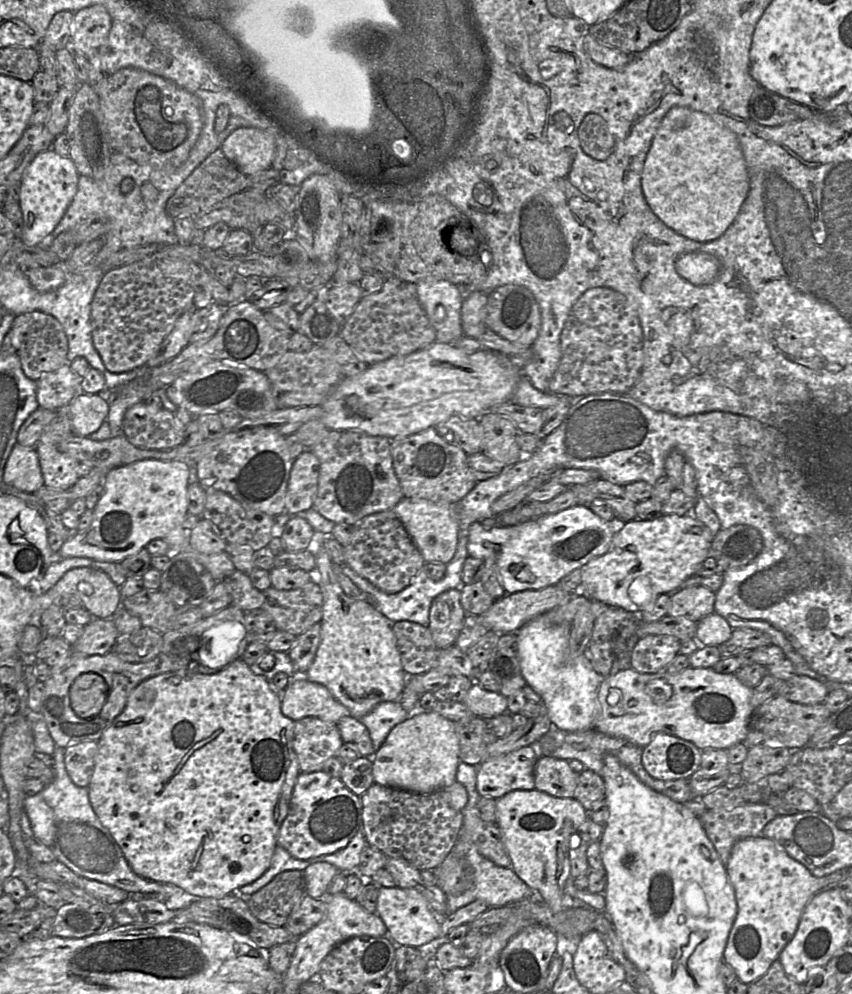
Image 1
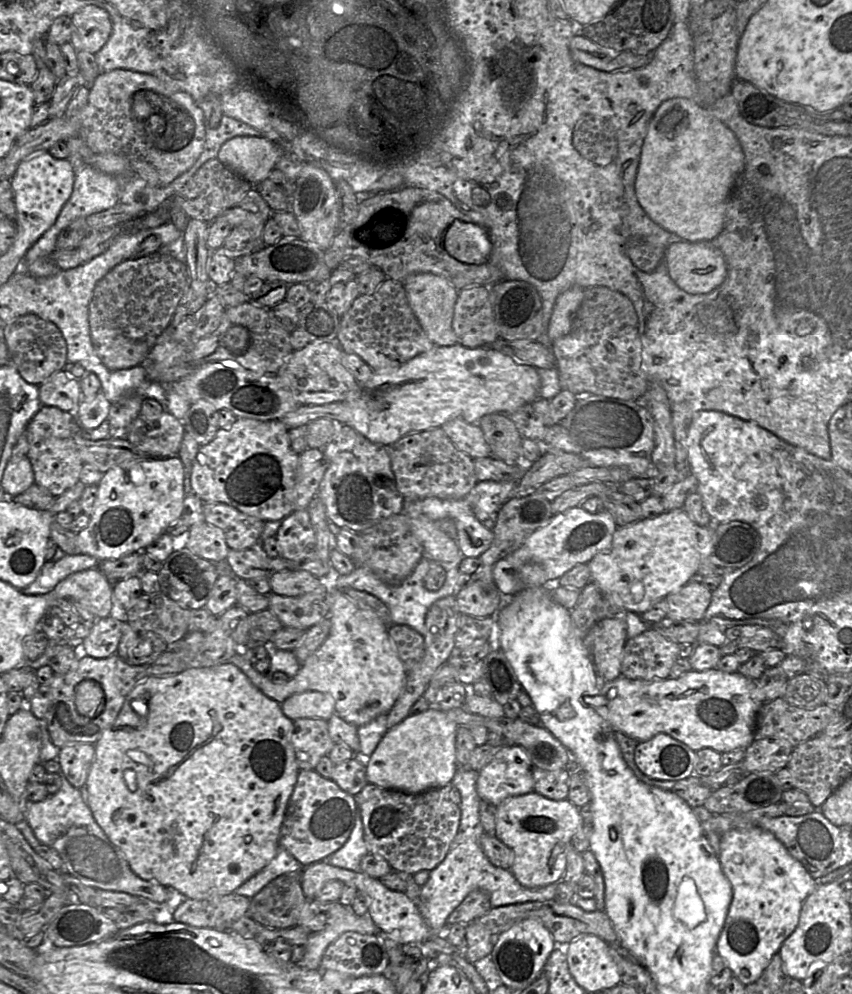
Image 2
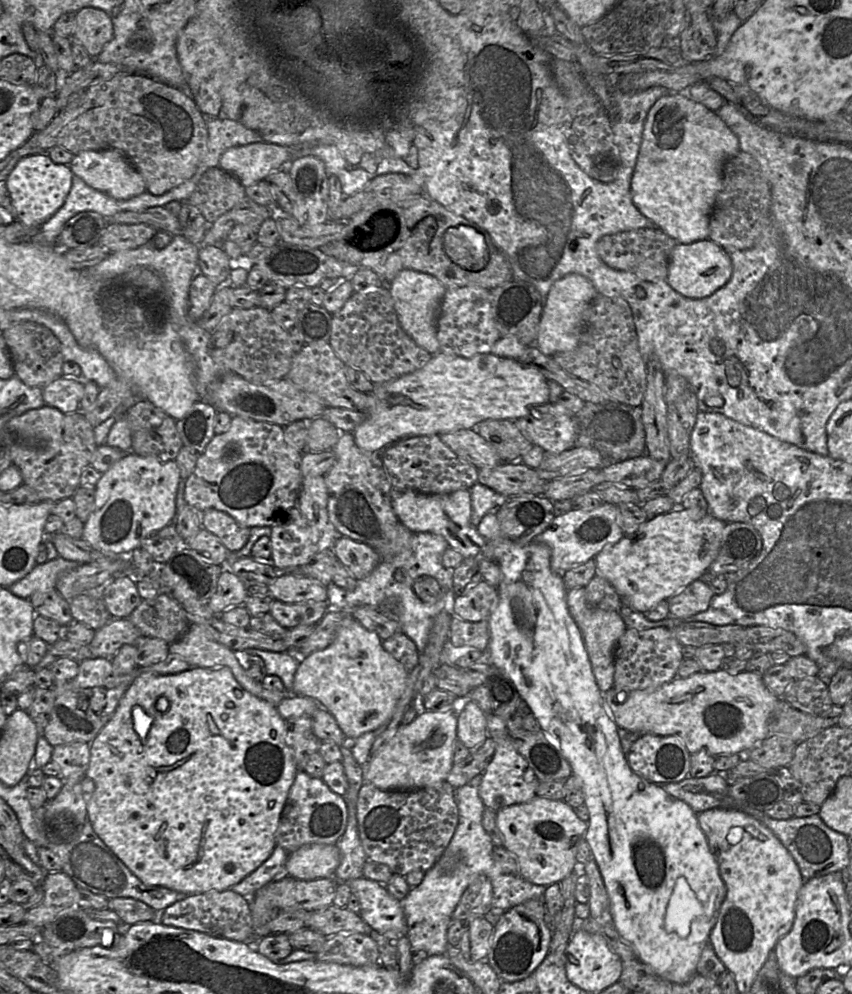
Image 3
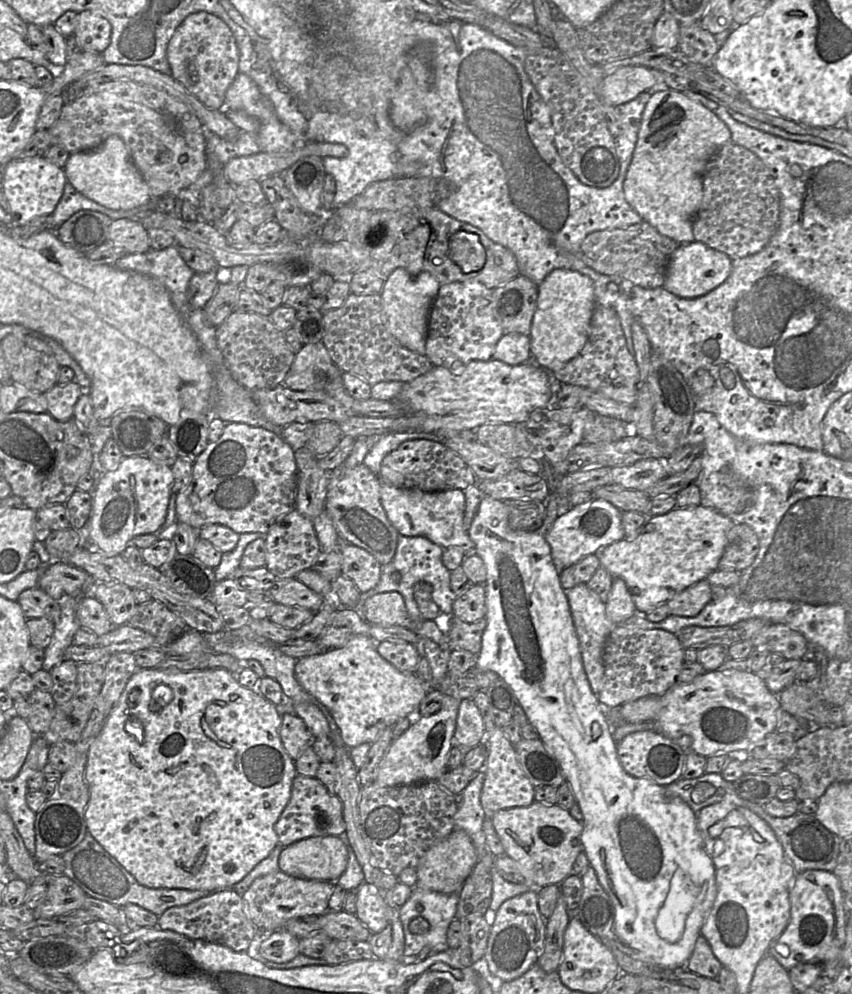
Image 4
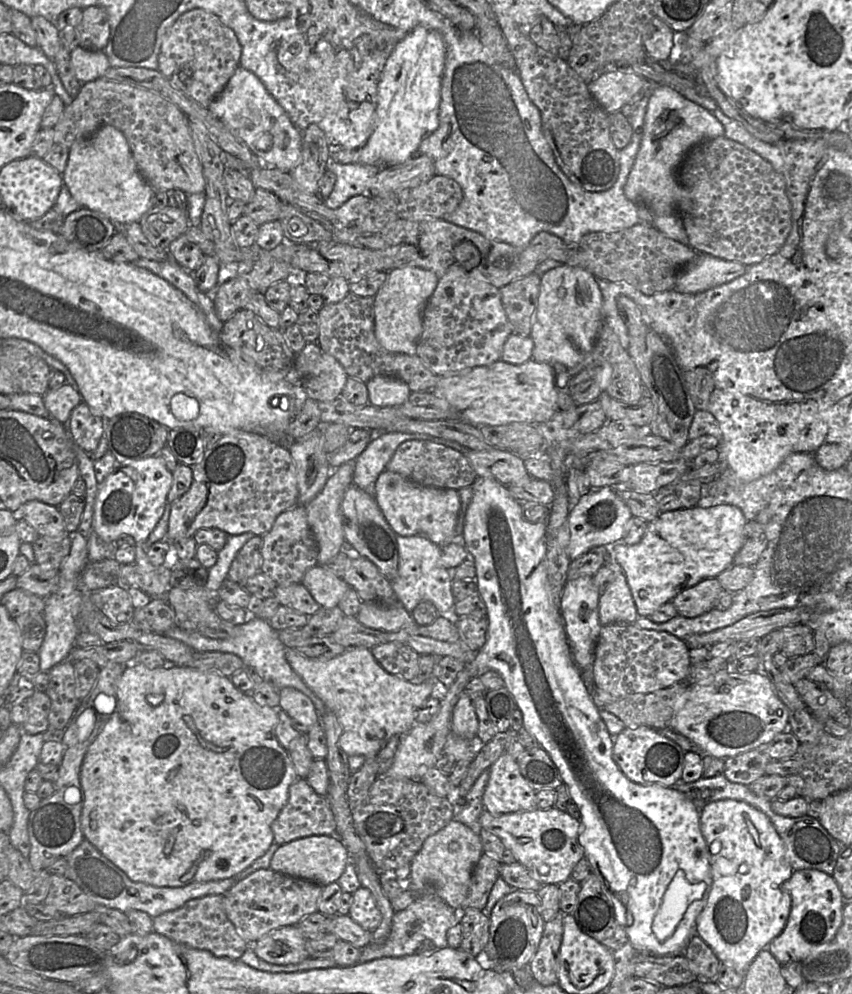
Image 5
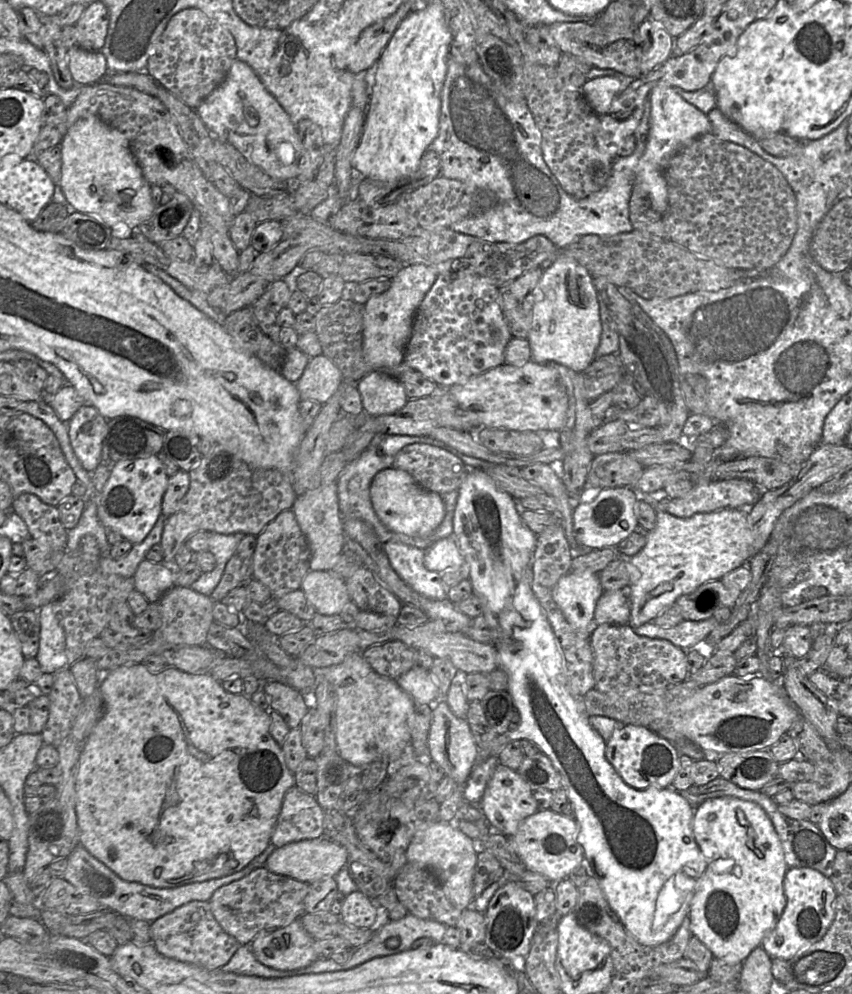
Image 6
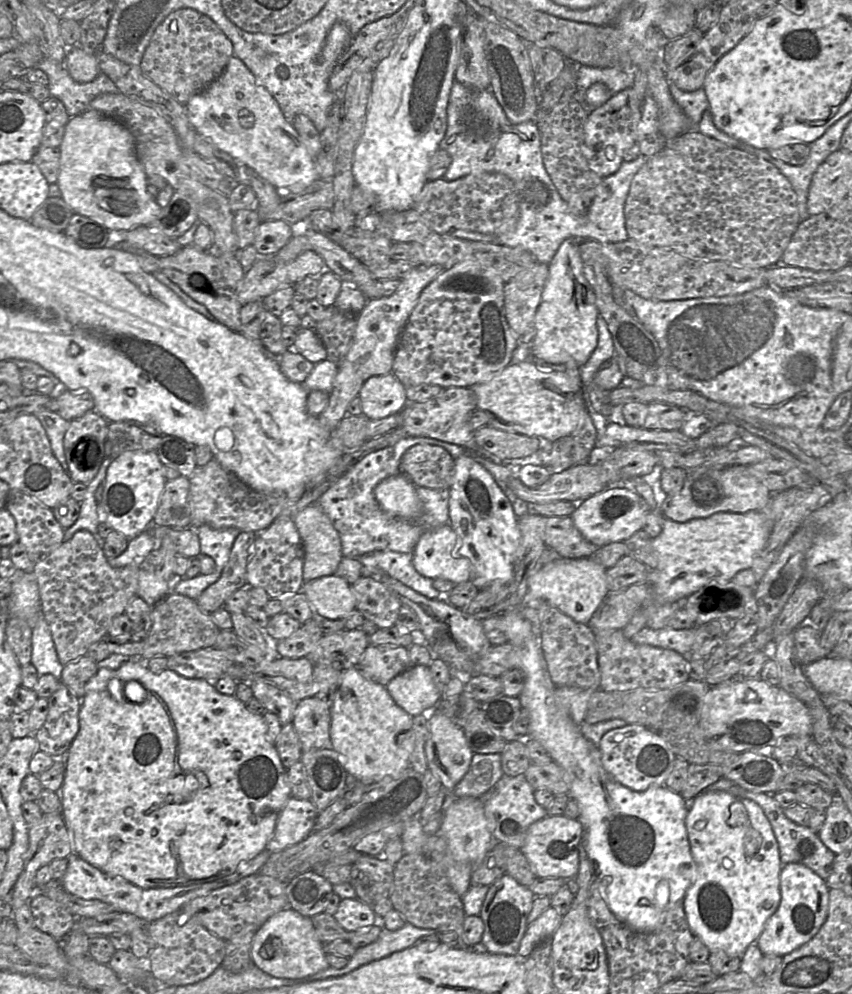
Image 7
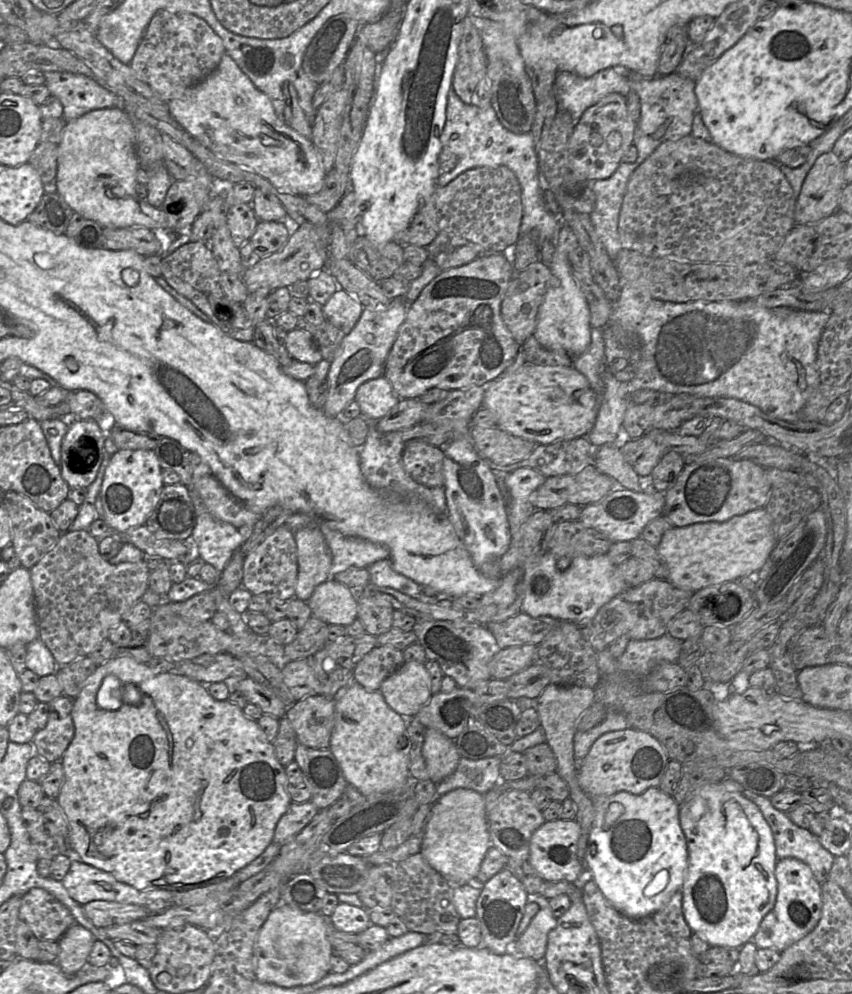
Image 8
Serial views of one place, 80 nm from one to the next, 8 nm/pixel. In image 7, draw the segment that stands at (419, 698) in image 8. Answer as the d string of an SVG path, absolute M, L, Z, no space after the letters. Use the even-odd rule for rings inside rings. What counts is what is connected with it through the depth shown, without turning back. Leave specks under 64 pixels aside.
M411 666L386 688L393 700L411 716L430 713L442 698L428 666Z

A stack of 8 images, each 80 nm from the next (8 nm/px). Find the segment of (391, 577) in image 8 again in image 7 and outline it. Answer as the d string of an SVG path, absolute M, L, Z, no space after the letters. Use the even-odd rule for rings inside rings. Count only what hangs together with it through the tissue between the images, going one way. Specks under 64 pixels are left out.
M374 551L358 559L365 567L365 575L378 577L387 574L429 599L443 596L433 587L433 579L421 575L414 568L412 553Z

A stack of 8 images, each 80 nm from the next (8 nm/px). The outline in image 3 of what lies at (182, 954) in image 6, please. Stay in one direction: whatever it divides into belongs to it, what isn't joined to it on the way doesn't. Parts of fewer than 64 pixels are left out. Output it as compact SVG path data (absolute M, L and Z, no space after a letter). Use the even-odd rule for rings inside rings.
M231 889L191 894L167 907L161 923L239 942L247 942L254 935L250 899Z

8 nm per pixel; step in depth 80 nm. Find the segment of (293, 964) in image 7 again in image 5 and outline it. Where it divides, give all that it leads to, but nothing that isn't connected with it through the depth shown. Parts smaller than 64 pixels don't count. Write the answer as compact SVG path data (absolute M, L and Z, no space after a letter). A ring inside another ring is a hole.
M288 925L270 931L254 942L256 955L271 964L297 964L309 958L307 939L297 925Z

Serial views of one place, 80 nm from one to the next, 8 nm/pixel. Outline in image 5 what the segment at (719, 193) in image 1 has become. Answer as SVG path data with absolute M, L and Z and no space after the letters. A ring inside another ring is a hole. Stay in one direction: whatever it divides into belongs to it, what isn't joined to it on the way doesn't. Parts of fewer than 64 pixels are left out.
M668 86L656 87L651 92L643 138L624 193L632 203L643 205L650 211L656 229L679 243L688 245L688 236L677 211L677 204L682 196L677 171L692 147L718 137L724 137L724 128L712 112Z

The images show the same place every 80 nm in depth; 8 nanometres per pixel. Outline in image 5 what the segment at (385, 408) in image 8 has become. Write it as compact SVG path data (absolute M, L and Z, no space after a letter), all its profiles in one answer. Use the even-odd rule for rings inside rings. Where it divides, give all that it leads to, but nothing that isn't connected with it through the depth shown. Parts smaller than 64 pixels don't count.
M378 375L366 382L369 404L375 407L399 407L411 391L404 381L390 376Z

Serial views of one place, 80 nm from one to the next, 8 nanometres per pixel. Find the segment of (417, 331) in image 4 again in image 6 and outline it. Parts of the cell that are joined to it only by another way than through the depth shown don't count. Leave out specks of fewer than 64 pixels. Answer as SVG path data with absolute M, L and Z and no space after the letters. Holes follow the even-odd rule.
M423 264L406 265L392 278L387 291L364 303L362 352L369 371L393 368L403 362L417 309L438 275Z

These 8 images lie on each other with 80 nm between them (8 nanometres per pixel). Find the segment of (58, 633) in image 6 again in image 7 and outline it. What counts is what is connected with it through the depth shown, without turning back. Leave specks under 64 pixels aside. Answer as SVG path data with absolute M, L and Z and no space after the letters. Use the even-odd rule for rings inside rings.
M42 616L33 627L31 664L40 676L52 674L60 680L64 665L59 661L50 627Z

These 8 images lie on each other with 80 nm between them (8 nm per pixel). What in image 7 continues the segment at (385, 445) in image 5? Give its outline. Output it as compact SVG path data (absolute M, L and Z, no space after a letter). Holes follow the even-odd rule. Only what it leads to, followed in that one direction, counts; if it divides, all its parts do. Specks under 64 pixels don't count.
M407 437L393 445L371 452L346 470L317 500L317 504L329 517L340 536L343 557L359 558L374 551L395 551L412 553L421 535L431 529L449 524L449 489L429 489L416 486L420 504L420 514L416 519L407 520L386 514L377 504L373 490L383 479L403 474L401 458L410 447L416 444L436 445L445 449L454 459L468 455L481 464L494 477L496 483L509 499L518 518L528 513L528 503L517 497L509 487L512 475L521 467L505 467L490 460L478 457L461 446L428 437Z

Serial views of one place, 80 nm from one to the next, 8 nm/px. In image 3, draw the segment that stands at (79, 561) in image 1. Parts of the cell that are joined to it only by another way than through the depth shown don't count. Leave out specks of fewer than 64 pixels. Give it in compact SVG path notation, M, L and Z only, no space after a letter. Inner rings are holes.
M57 557L43 564L36 564L22 579L8 587L9 591L19 598L29 599L37 592L48 592L55 589L59 576L80 564L75 561Z

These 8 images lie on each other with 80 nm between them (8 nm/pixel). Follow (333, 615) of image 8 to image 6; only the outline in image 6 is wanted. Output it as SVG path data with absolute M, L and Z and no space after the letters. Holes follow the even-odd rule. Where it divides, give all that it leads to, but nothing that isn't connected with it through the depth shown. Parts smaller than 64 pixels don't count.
M309 570L302 581L301 589L316 612L322 615L341 614L344 606L351 601L346 581L332 570Z

